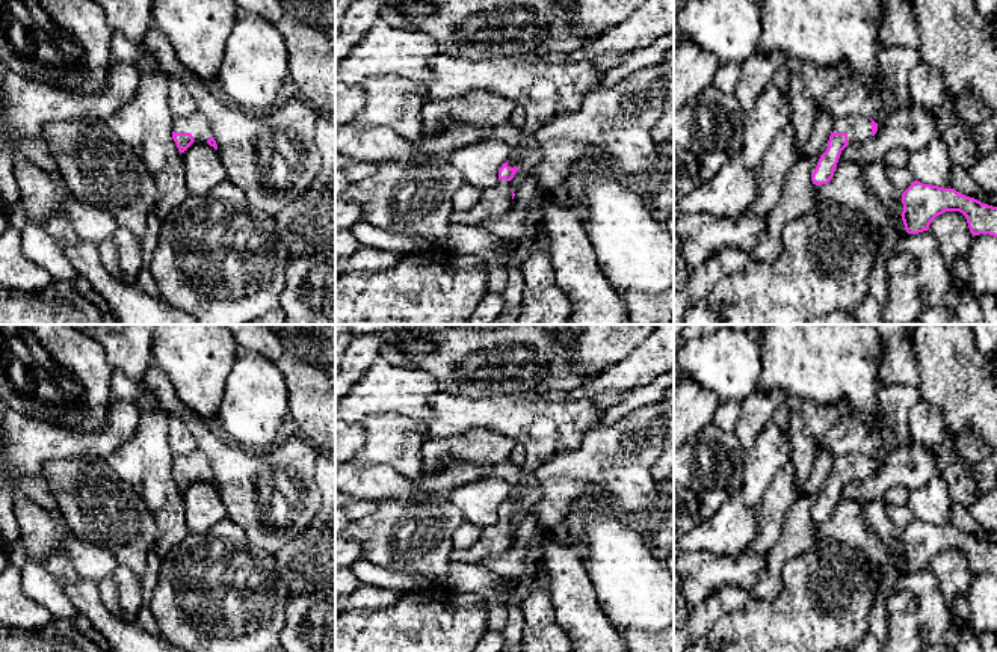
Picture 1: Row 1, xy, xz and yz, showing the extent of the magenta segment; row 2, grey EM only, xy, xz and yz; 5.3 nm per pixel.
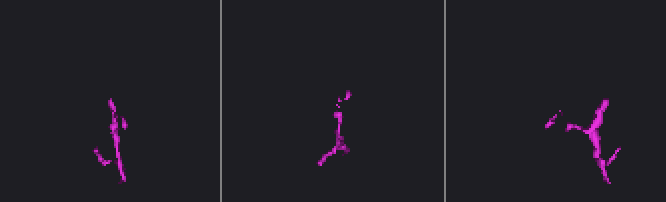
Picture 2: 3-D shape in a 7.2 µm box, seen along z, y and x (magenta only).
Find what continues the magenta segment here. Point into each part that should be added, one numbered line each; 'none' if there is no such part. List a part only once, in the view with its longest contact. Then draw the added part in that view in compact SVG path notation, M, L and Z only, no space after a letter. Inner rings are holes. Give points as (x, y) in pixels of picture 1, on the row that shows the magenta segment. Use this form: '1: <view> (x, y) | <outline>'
1: xy (195, 124) | M199 112L189 116L175 116L172 121L172 131L190 133L195 142L207 142L213 136L208 121Z

